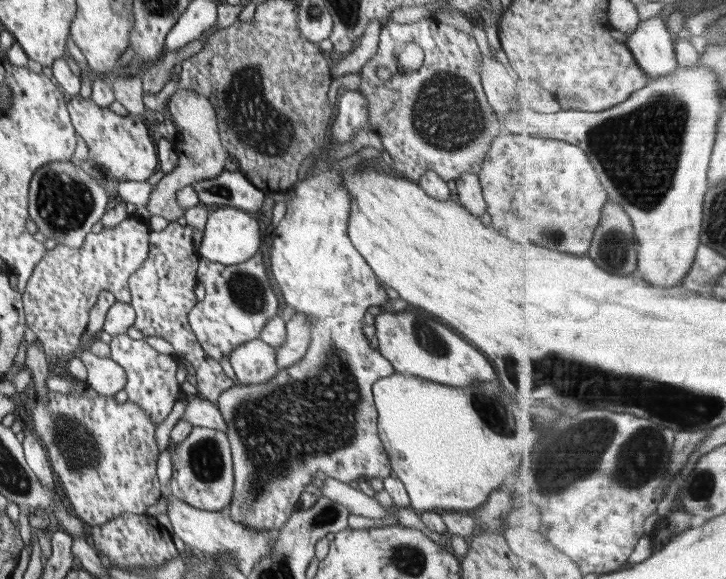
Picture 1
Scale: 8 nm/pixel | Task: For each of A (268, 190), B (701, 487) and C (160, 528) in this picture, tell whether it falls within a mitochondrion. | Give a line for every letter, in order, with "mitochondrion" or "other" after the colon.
A: other
B: mitochondrion
C: other

